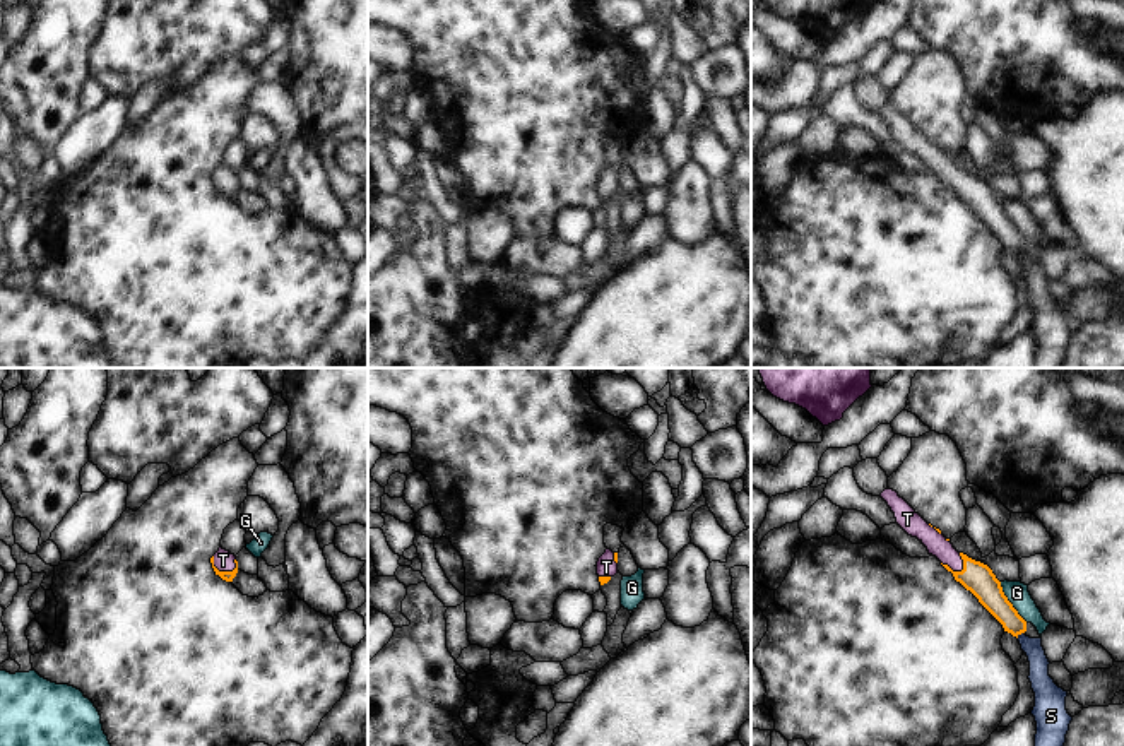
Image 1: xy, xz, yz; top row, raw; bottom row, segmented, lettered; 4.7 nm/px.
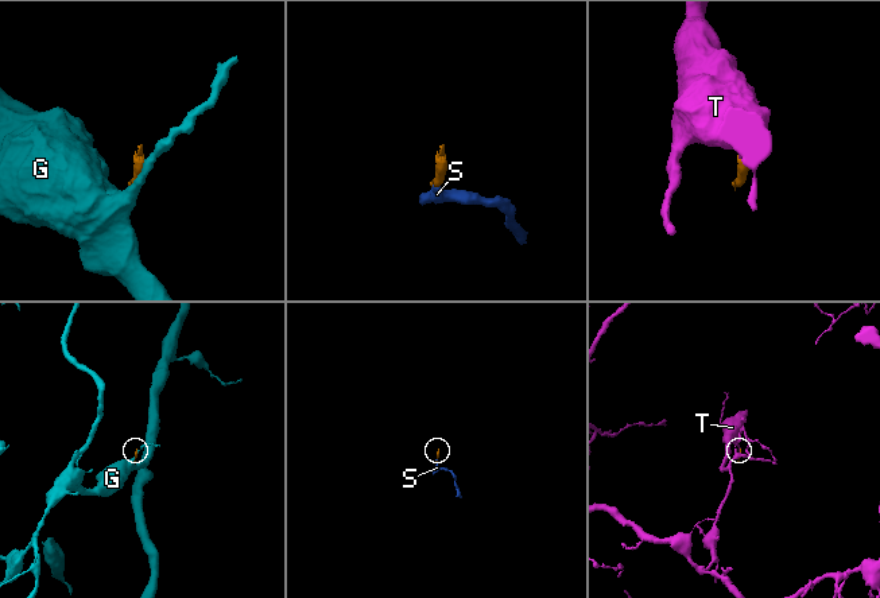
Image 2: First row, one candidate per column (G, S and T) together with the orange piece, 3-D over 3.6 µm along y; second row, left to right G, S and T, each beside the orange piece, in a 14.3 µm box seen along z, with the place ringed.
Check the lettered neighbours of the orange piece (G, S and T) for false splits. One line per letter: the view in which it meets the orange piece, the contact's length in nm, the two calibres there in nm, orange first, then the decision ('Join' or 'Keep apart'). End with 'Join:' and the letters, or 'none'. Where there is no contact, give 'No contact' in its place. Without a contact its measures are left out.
G: Touches orange in yz. Shared border 240 nm. Thickness 140 nm (orange) against 110 nm. Keep apart
S: Touches orange in yz. Shared border 50 nm. Thickness 130 nm (orange) against 100 nm. Join
T: Touches orange in xy. Shared border 130 nm. Thickness 50 nm (orange) against 100 nm. Join
Join: S, T.

